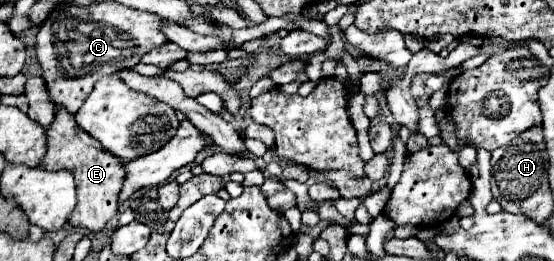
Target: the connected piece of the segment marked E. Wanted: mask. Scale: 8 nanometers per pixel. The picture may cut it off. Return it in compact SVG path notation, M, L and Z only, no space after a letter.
M60 108L56 112L56 118L52 126L46 130L48 136L48 150L42 160L42 168L46 170L70 170L76 178L76 190L78 190L78 202L70 216L72 226L82 226L90 232L98 232L106 226L106 222L118 212L118 192L124 182L124 164L114 154L108 154L96 138L92 138L88 132L82 132L80 126L76 126L74 114L68 114L68 110Z

